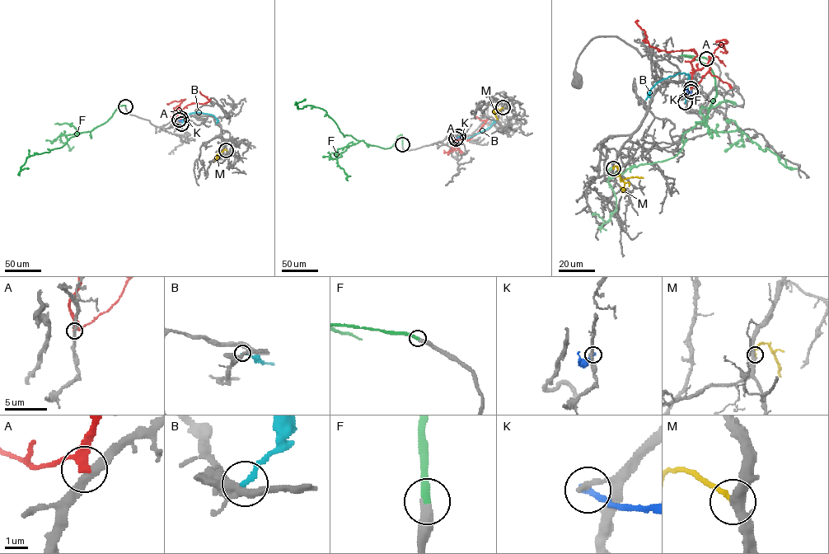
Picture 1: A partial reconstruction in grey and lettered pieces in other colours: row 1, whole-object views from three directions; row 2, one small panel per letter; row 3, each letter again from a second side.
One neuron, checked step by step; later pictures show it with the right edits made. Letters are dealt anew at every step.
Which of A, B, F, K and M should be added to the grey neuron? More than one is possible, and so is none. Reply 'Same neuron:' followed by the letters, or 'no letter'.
Same neuron: F

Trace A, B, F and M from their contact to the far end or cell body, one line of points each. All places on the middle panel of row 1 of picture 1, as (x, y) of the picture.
A: (457, 138), (466, 141), (475, 135), (486, 122), (476, 117)
B: (458, 136), (472, 136), (489, 128), (493, 120)
F: (402, 144), (401, 134), (384, 148), (344, 136), (322, 109), (309, 105), (297, 109), (297, 104), (305, 99)
M: (503, 107), (494, 111), (498, 119)

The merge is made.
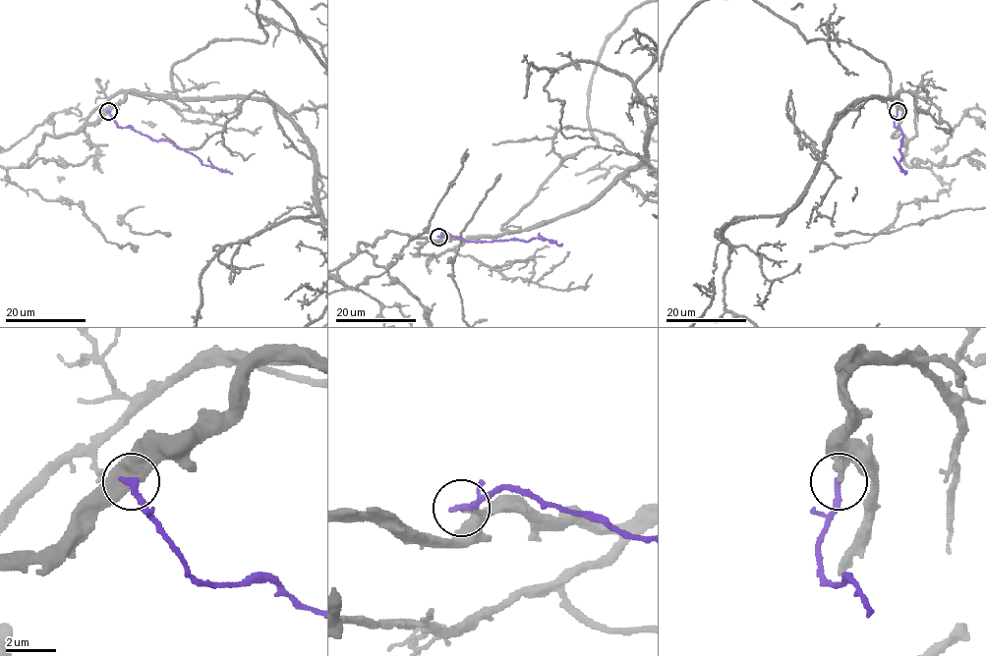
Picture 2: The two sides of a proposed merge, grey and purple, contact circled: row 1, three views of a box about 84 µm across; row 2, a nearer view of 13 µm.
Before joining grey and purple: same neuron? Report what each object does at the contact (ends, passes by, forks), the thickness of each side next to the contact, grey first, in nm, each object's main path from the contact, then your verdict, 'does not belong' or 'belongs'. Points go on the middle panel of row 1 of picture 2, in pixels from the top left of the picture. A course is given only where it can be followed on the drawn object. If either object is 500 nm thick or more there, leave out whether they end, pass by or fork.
grey ends; purple ends; calibres 260 and 280 nm; course purple (438, 237), (443, 234), (464, 241), (487, 242), (527, 242), (534, 238), (562, 244); does not belong

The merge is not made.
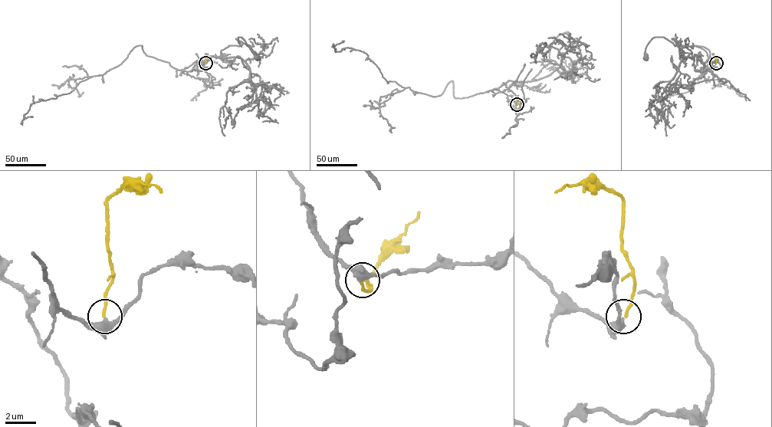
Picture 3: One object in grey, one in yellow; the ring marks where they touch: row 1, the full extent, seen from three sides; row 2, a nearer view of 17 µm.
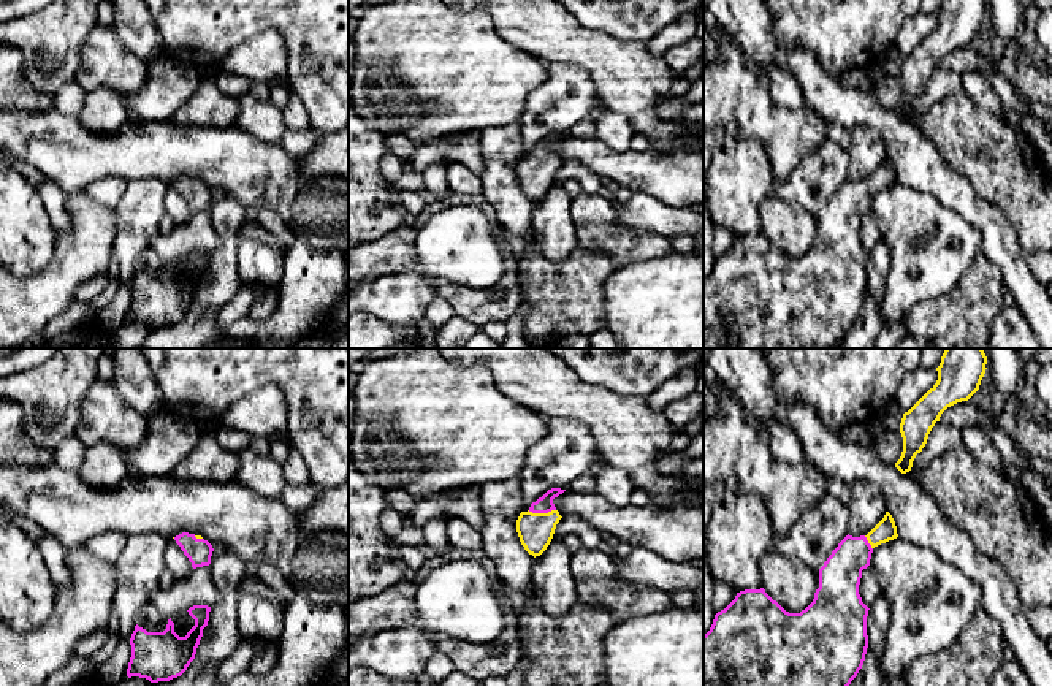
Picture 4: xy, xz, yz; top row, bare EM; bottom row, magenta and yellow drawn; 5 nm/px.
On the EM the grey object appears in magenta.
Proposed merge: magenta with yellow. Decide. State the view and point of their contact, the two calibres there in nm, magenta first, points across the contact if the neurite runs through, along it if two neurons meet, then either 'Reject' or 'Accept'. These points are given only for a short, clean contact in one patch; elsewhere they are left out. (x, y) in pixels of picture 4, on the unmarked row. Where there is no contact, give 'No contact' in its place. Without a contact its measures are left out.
Touches magenta at xz (541, 157). Thickness 90 nm (magenta) against 180 nm. Path across: xz (544, 149), (541, 157), (536, 176). Accept

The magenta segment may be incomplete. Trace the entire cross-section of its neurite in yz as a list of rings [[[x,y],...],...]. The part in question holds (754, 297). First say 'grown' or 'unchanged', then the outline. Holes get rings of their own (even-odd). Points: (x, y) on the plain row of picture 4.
grown | [[[889,157],[867,181],[848,179],[819,214],[819,233],[800,258],[786,257],[764,233],[737,238],[703,280],[703,349],[837,349],[868,293],[870,253],[859,239],[862,215],[875,192],[897,182]]]

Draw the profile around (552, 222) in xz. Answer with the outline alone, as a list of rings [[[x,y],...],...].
[[[562,187],[550,189],[534,203],[531,227],[545,258],[564,260],[578,247],[570,204]]]

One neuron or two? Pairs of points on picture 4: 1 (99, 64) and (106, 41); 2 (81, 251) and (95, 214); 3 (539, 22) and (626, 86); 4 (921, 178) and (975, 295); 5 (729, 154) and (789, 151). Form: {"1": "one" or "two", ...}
{"1": "one", "2": "one", "3": "one", "4": "two", "5": "two"}

